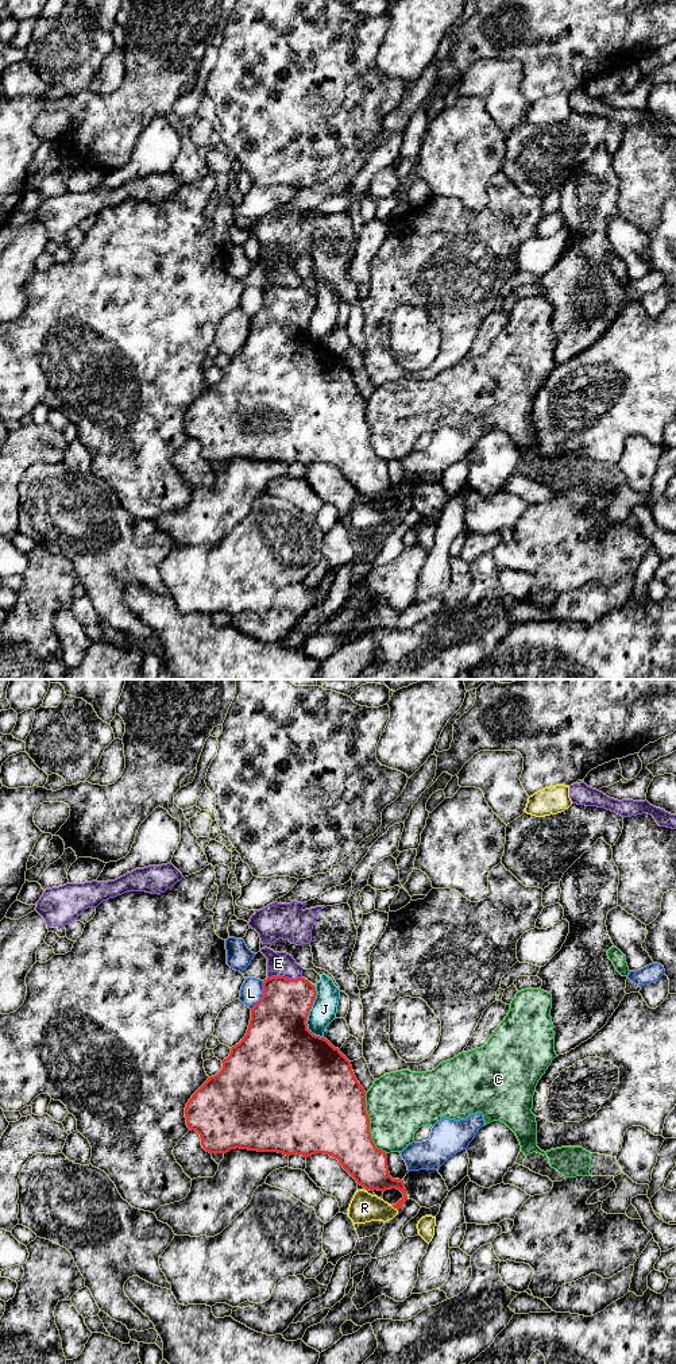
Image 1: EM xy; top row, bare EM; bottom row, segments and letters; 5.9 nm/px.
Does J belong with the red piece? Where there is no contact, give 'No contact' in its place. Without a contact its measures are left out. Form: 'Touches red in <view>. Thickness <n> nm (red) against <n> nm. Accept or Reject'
Touches red in xy. Thickness 400 nm (red) against 150 nm. Reject

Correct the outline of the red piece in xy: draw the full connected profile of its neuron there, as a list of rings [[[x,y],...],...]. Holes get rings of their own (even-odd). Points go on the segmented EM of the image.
[[[271,976],[263,982],[263,997],[251,1009],[246,1036],[231,1048],[221,1071],[192,1095],[185,1107],[186,1125],[201,1137],[202,1148],[209,1153],[227,1153],[231,1149],[278,1152],[286,1156],[316,1153],[329,1155],[366,1190],[386,1191],[397,1188],[403,1194],[394,1209],[406,1202],[403,1180],[393,1179],[387,1167],[387,1153],[378,1149],[370,1133],[370,1117],[366,1111],[366,1091],[358,1082],[351,1061],[327,1039],[308,1029],[308,1016],[316,999],[316,987],[305,978],[289,979]]]

